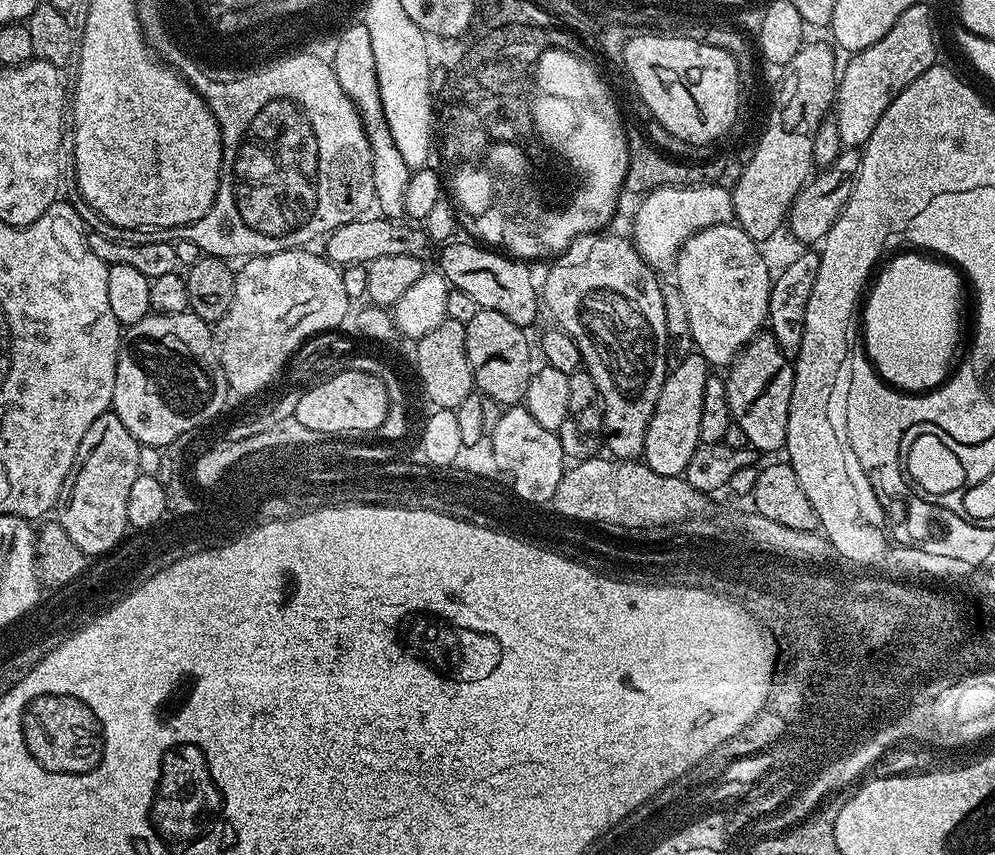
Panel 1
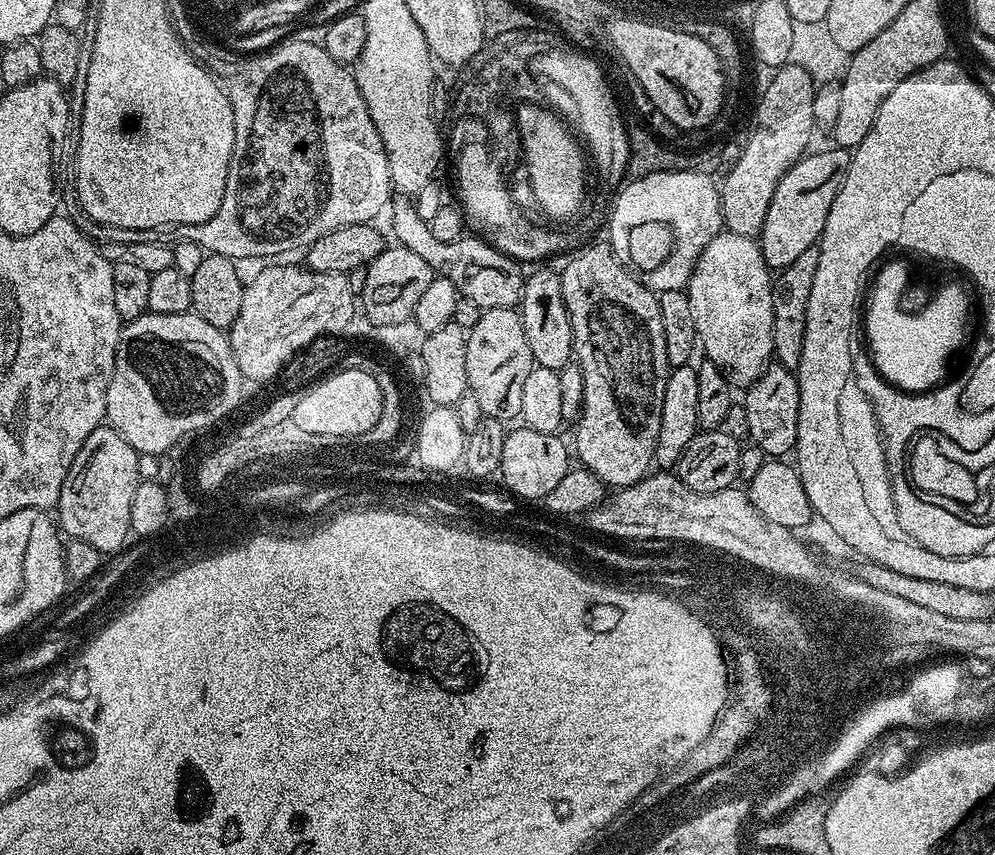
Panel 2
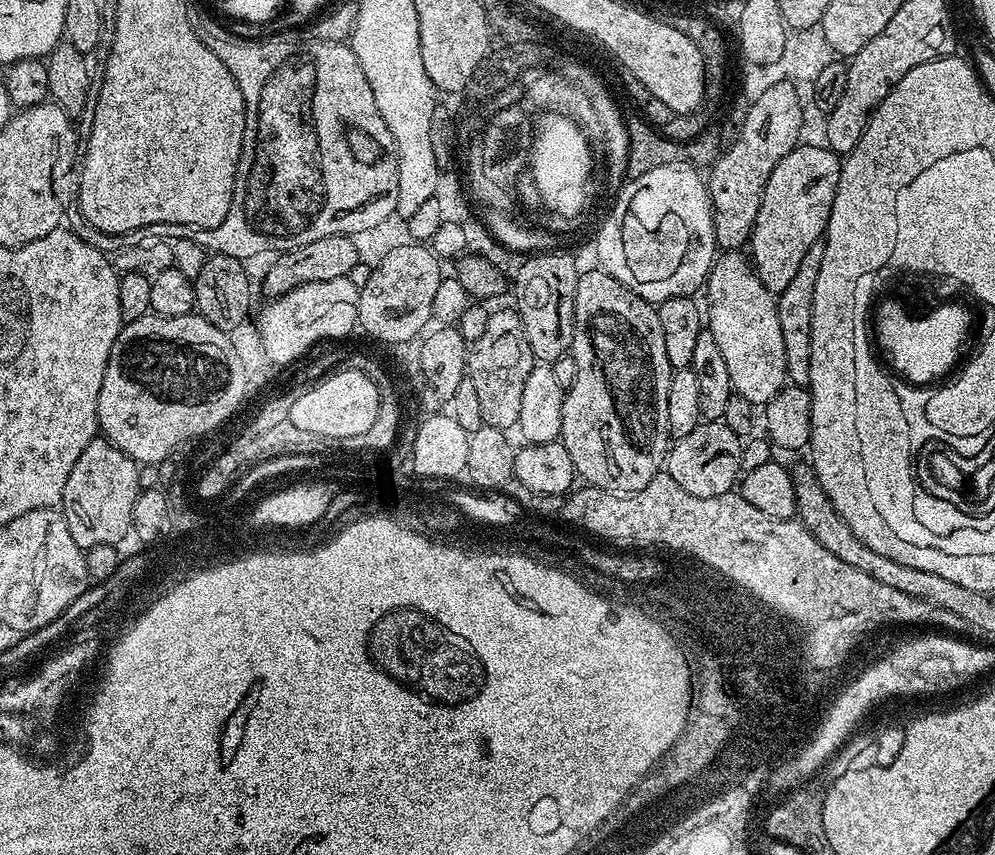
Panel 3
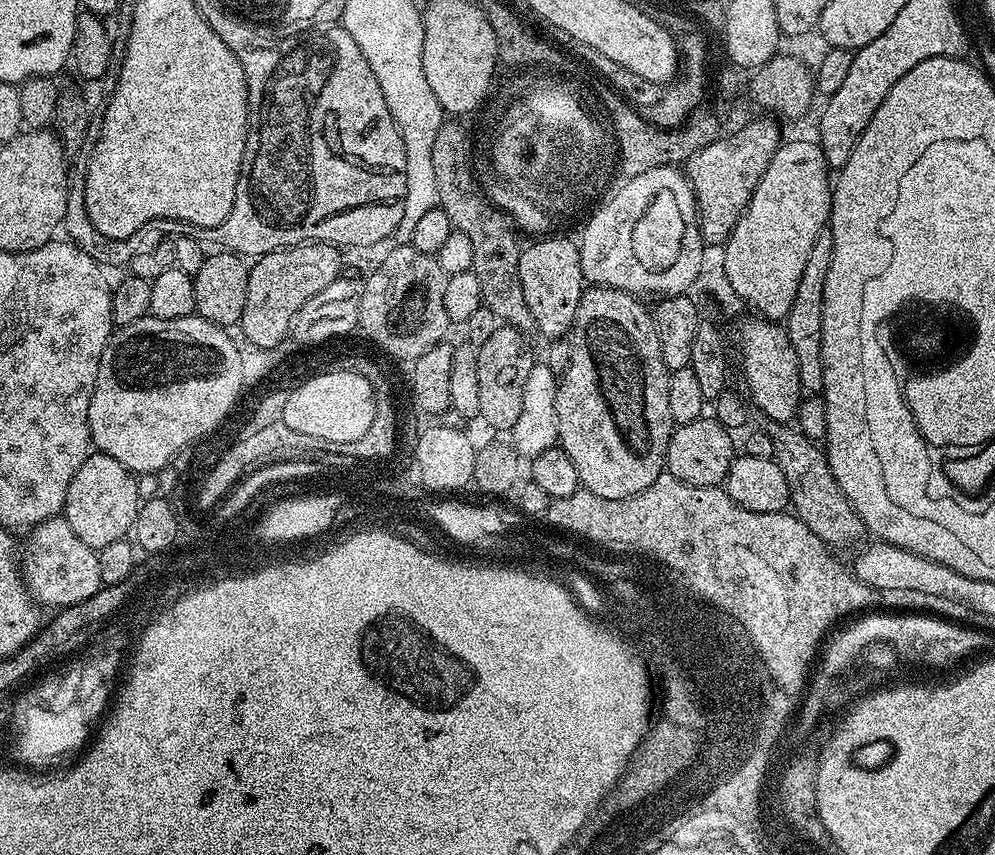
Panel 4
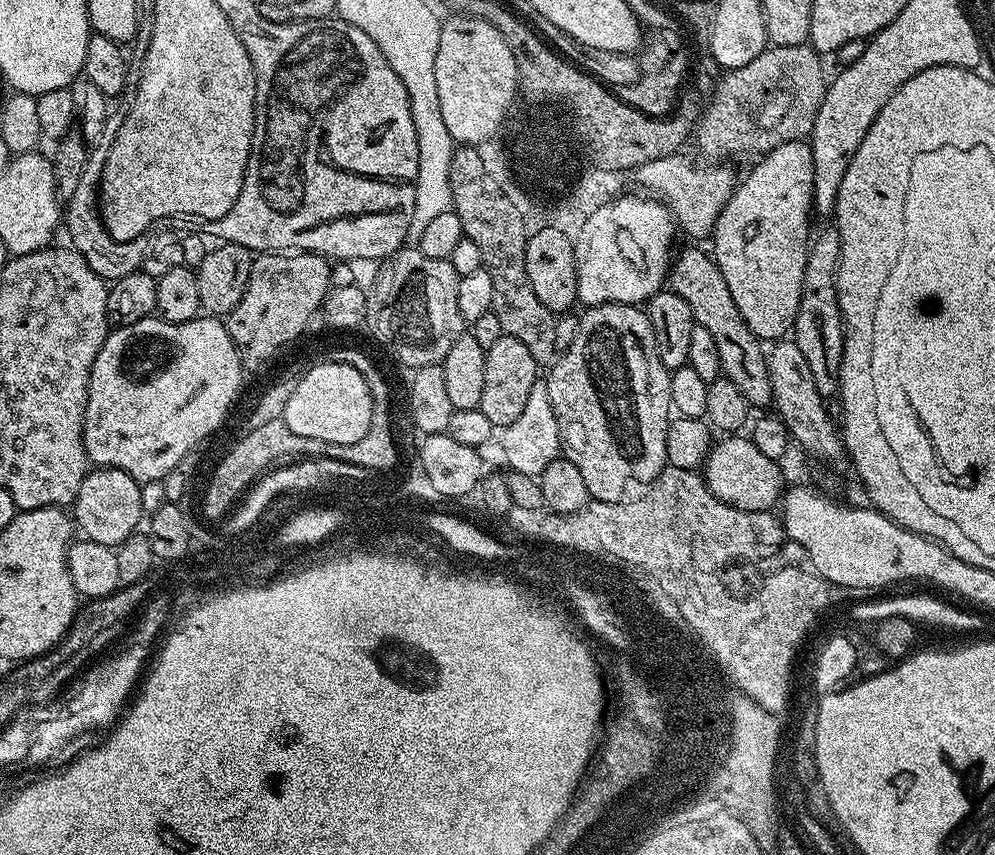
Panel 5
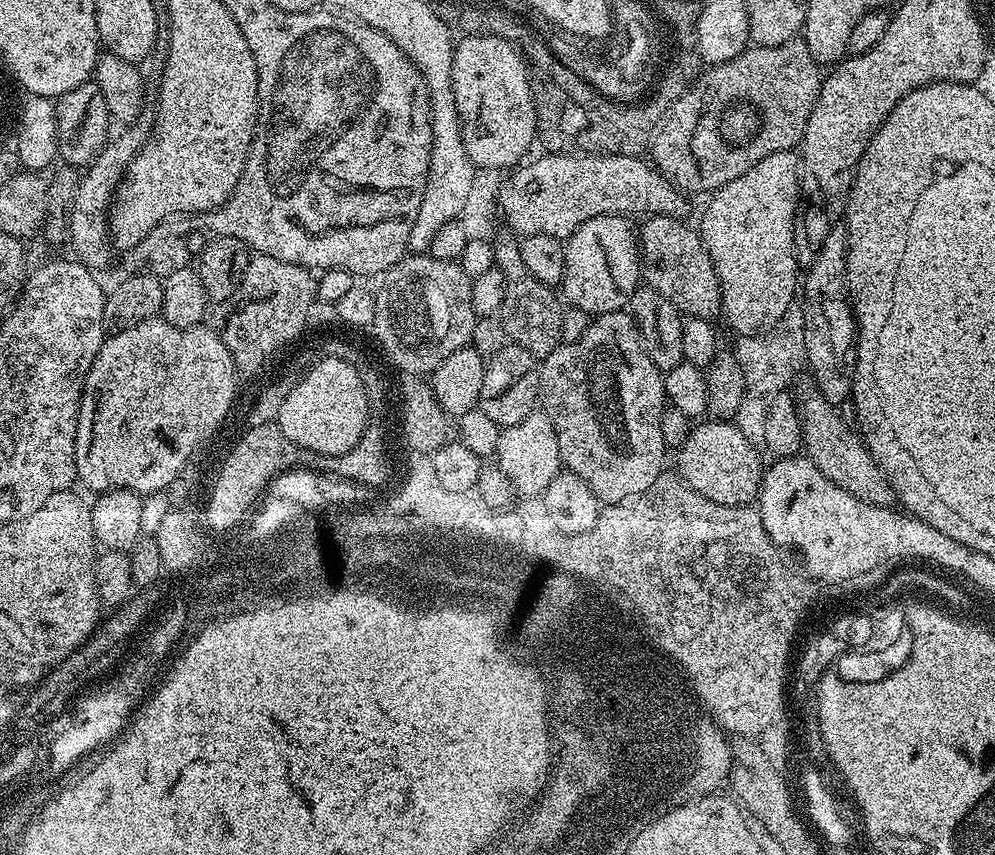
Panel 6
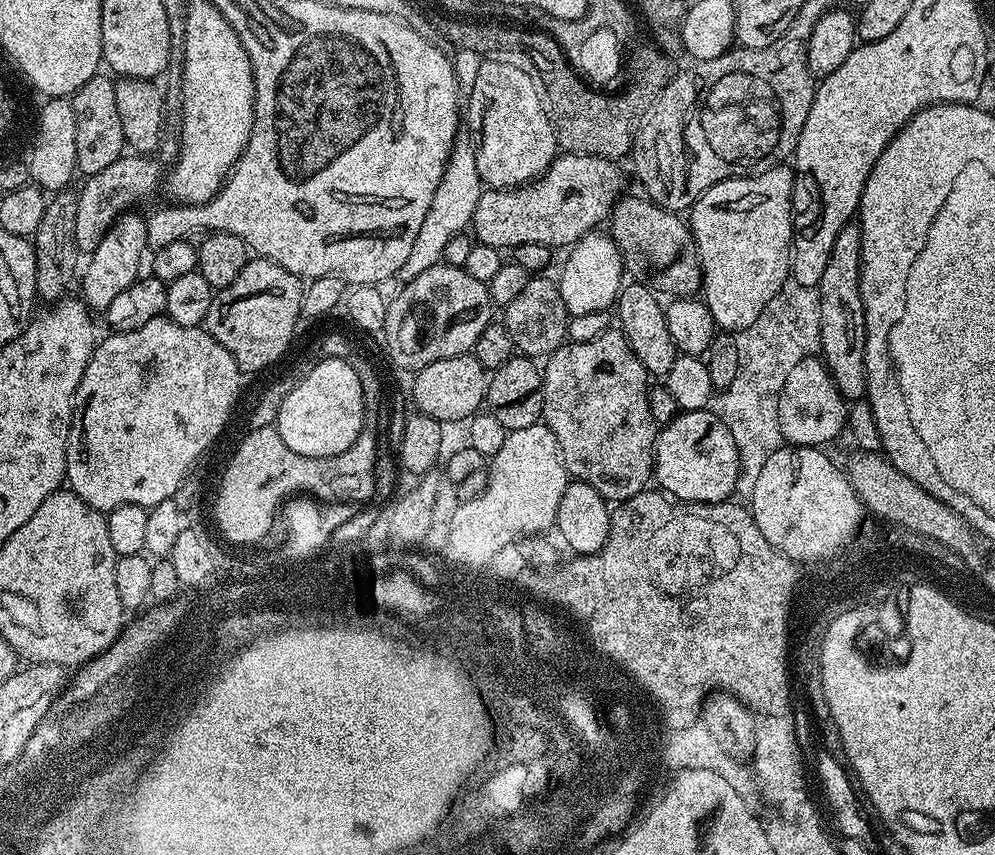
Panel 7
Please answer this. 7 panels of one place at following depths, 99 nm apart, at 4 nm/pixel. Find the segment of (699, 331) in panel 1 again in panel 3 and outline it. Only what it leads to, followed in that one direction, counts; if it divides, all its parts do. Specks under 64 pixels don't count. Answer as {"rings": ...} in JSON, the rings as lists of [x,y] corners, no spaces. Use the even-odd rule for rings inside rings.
{"rings":[[[740,250],[725,251],[713,263],[706,281],[707,292],[706,331],[714,334],[714,342],[722,349],[733,393],[746,398],[753,406],[767,404],[788,380],[786,346],[782,346],[776,296],[762,286],[751,259]]]}

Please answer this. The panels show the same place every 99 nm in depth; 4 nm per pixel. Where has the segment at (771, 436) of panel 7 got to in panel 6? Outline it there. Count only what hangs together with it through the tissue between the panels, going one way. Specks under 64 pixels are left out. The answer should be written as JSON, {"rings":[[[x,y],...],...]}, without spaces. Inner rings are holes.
{"rings":[[[793,306],[788,313],[767,332],[758,336],[747,337],[744,344],[738,348],[740,365],[746,374],[746,394],[738,414],[734,418],[737,428],[746,434],[746,438],[753,442],[763,441],[766,434],[766,414],[770,402],[778,398],[778,394],[789,387],[793,379],[792,367],[805,359],[804,354],[804,310],[803,307]]]}

